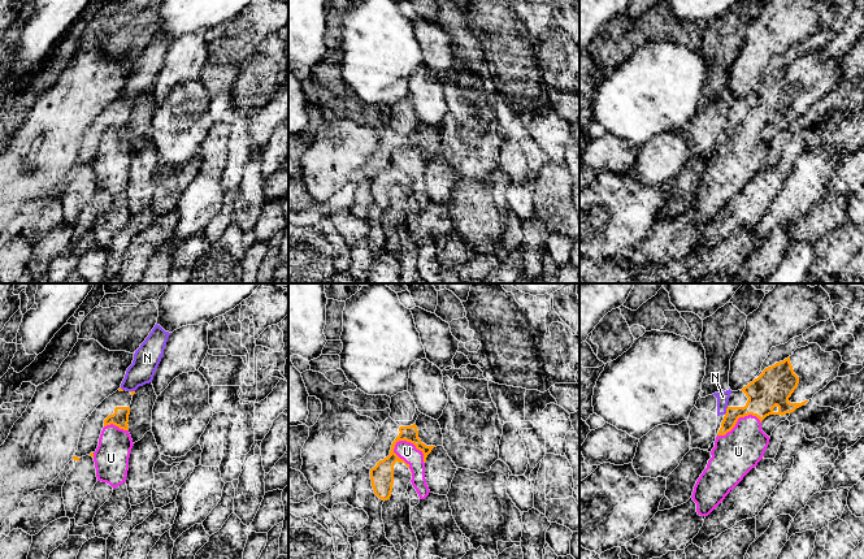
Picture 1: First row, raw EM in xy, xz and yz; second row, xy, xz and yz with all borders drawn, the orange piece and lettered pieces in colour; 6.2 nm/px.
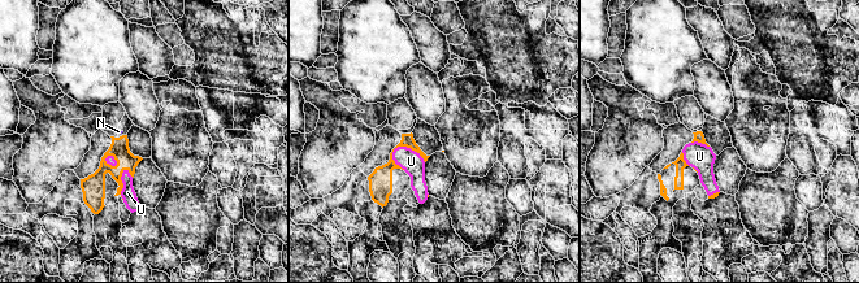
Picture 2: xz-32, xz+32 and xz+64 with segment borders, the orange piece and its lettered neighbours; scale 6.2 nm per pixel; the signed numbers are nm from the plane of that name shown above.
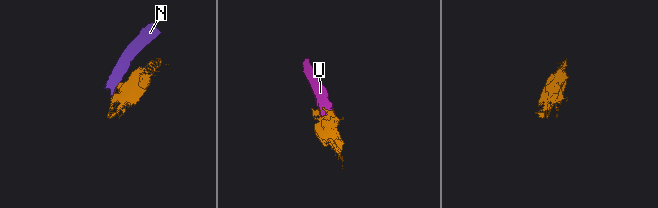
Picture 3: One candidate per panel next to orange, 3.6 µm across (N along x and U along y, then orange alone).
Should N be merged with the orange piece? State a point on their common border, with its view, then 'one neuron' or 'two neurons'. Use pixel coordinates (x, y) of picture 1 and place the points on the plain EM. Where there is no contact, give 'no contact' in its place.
meets orange in yz at (726, 120); two neurons

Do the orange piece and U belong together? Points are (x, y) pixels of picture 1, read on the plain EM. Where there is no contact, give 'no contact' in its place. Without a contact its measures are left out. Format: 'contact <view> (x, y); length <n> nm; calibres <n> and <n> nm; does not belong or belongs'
contact xz (413, 152); length 220 nm; calibres 120 and 120 nm; belongs

